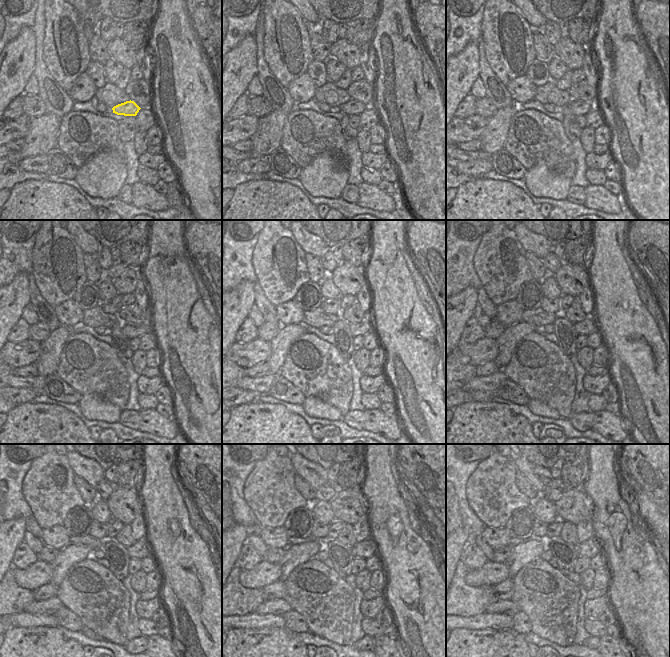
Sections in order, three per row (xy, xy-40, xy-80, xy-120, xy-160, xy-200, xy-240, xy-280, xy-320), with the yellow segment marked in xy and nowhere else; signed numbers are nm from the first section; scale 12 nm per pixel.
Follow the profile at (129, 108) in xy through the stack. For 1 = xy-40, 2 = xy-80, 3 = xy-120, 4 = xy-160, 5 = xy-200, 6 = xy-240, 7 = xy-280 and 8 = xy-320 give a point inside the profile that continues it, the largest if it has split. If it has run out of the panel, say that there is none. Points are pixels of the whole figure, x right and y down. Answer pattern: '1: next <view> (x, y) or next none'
1: next xy-40 (352, 107)
2: next xy-80 (578, 107)
3: next xy-120 (131, 330)
4: next xy-160 (357, 329)
5: next xy-200 (588, 326)
6: next xy-240 (140, 549)
7: next xy-280 (365, 549)
8: next xy-320 (590, 548)

